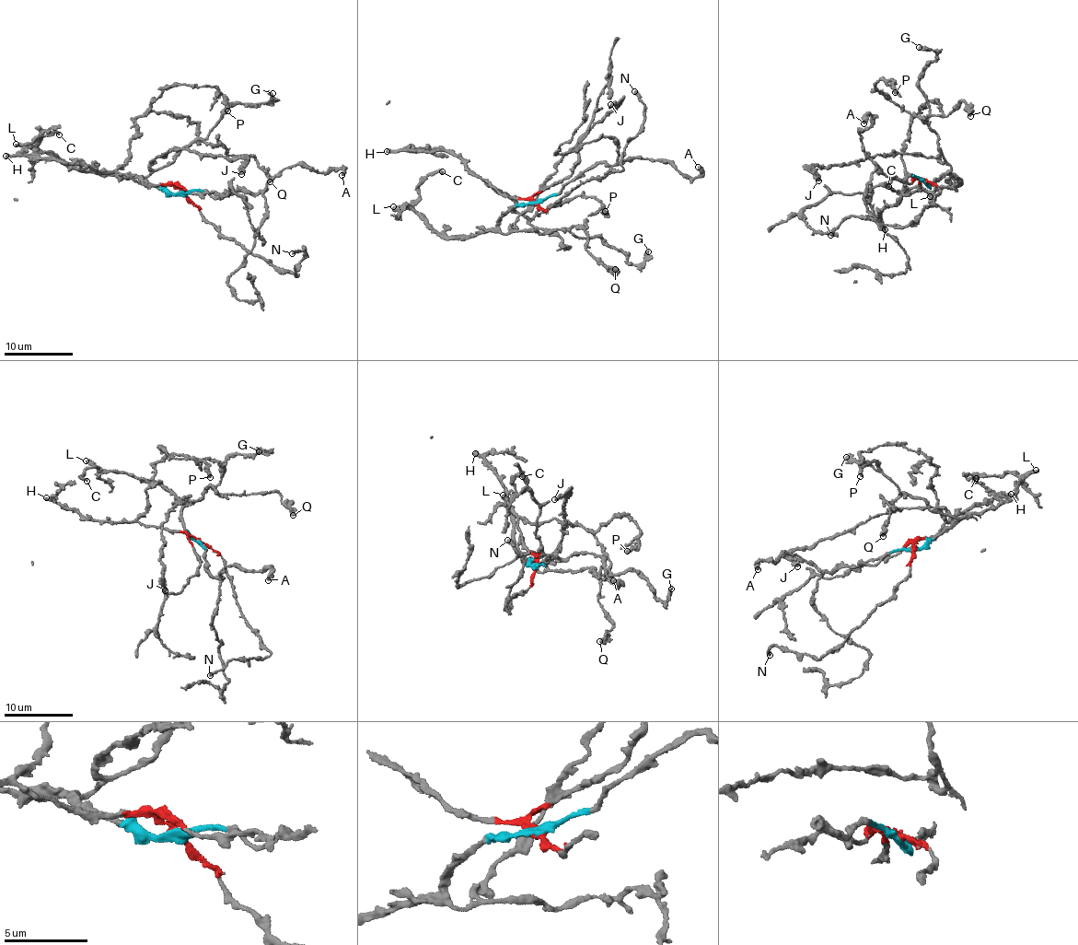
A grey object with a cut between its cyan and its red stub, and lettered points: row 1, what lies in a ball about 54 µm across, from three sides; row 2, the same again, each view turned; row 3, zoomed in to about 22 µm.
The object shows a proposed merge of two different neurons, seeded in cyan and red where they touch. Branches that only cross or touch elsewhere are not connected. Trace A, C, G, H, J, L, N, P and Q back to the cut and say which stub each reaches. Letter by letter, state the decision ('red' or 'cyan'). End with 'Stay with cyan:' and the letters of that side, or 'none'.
A: cyan
C: cyan
G: cyan
H: red
J: cyan
L: cyan
N: red
P: red
Q: cyan
Stay with cyan: A, C, G, J, L, Q

